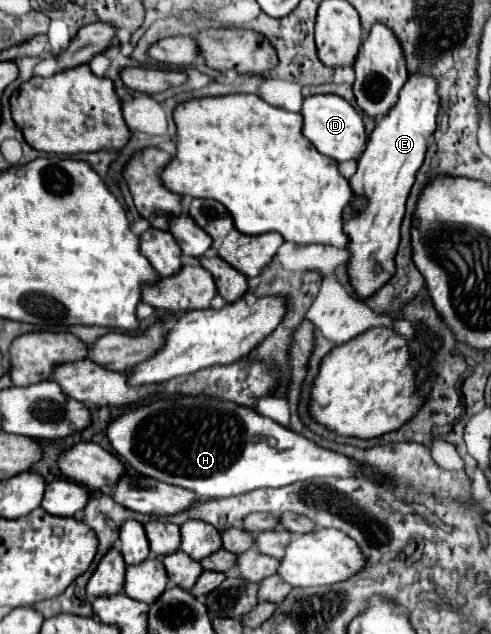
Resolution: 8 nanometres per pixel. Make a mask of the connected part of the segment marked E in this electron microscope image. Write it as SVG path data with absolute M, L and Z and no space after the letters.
M413 71L409 81L399 91L397 103L377 119L367 147L359 159L355 175L349 179L357 195L367 197L365 209L345 219L345 233L349 237L349 279L359 297L373 295L393 277L393 257L399 245L399 227L405 215L405 201L415 183L415 173L423 165L427 141L435 131L439 111L437 81L431 75Z

